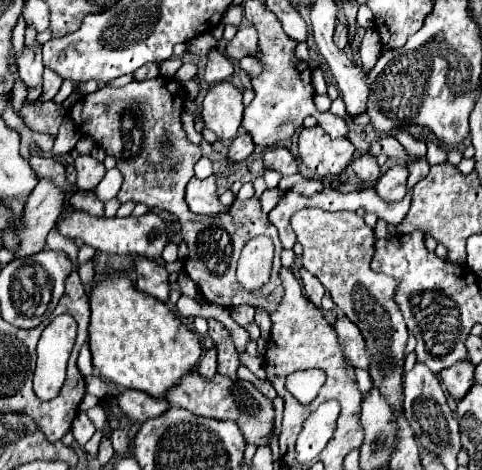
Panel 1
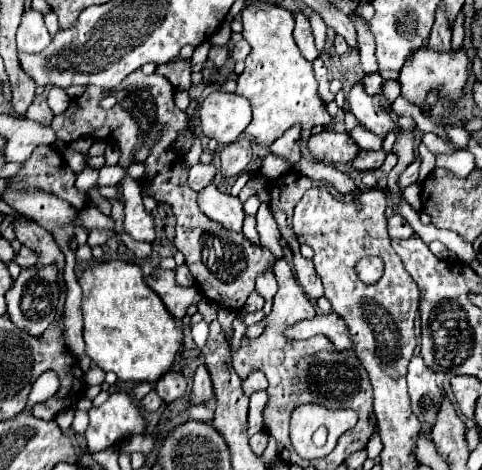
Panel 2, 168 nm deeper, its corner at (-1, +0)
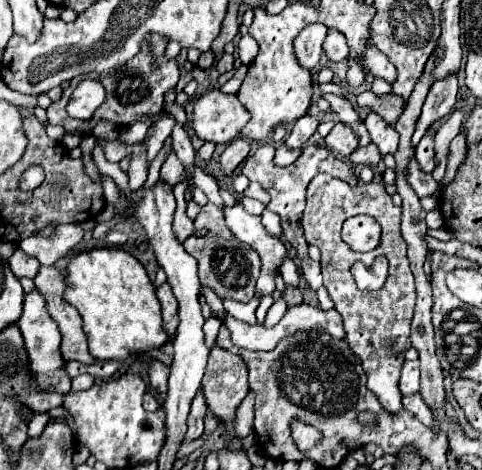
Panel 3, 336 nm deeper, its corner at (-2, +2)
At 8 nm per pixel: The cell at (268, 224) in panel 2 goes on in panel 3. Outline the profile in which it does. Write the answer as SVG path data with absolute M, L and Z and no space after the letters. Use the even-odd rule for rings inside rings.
M289 256L283 258L281 262L281 268L279 268L285 284L293 284L293 286L299 286L299 272L297 272L297 266L293 260L289 260Z

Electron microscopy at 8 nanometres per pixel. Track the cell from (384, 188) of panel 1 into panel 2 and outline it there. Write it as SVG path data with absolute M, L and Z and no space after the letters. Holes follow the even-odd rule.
M416 156L416 160L414 160L414 162L404 170L404 174L400 176L400 188L402 188L402 190L418 180L418 170L420 170L420 158Z

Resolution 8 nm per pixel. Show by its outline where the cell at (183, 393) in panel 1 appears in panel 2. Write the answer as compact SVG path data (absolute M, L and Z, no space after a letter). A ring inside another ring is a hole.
M176 368L168 370L168 372L162 374L162 378L156 382L156 392L158 392L158 396L160 396L166 404L182 398L184 392L186 392L184 374L182 374L180 370L176 370Z

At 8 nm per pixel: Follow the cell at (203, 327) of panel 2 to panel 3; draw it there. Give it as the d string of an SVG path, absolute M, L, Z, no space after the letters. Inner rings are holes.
M211 316L209 320L205 320L205 326L203 326L203 330L205 330L205 334L207 334L207 342L209 342L209 344L215 340L215 336L217 336L219 328L221 328L221 320L219 320L219 318Z

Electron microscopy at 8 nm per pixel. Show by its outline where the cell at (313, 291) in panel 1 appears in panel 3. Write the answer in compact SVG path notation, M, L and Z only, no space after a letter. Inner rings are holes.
M265 144L261 146L253 156L249 156L245 162L243 162L243 174L249 178L249 180L257 180L265 192L271 196L271 202L267 204L267 208L275 214L281 216L281 226L283 226L283 236L287 242L291 242L291 246L297 250L297 258L301 260L301 274L305 278L305 282L309 284L311 290L319 290L323 286L323 276L321 276L321 268L319 268L319 262L313 262L309 256L307 256L307 242L303 238L303 228L299 224L301 220L301 214L303 214L303 208L305 208L305 188L309 184L309 180L313 176L317 176L319 172L327 172L331 174L333 178L339 178L351 186L355 186L359 180L351 168L351 164L339 160L333 152L329 152L327 148L323 146L307 146L303 148L303 154L297 158L297 162L293 162L291 166L277 166L273 162L273 154L275 154L275 148L271 144Z

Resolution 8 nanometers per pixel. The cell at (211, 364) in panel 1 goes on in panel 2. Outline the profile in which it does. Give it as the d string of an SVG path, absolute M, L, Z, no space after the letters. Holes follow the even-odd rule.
M198 366L194 378L192 378L192 392L190 392L190 404L198 406L198 404L206 404L214 400L214 392L212 392L212 382L210 382L210 374L206 370L206 366Z

